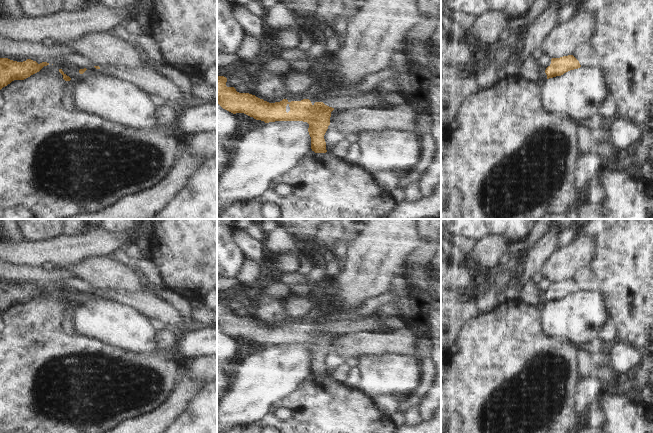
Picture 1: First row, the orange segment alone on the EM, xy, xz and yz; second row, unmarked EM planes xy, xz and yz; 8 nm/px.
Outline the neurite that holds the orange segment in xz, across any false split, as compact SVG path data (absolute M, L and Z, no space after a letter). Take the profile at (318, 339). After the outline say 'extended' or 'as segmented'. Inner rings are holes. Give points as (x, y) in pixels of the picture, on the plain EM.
M217 300L217 327L225 334L244 337L265 347L275 345L303 345L309 348L311 373L315 377L326 377L324 359L330 349L331 336L347 333L383 331L382 317L370 315L359 321L336 321L328 319L323 326L311 327L309 323L269 327L249 317L239 317L226 310L227 302Z | extended

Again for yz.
M568 279L560 282L552 282L551 288L546 292L545 297L547 303L549 303L561 300L570 294L578 293L580 291L579 285L573 279Z | as segmented

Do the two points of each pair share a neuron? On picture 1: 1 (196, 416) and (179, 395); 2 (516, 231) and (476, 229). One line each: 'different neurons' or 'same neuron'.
1: different neurons
2: same neuron

